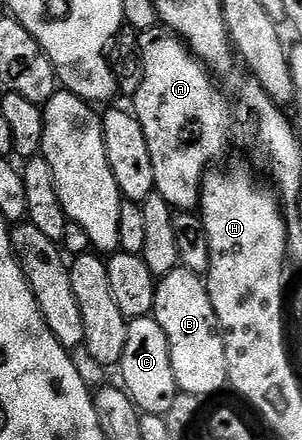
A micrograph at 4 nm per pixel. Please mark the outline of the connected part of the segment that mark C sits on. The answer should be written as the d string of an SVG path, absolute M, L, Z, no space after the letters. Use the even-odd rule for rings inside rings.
M155 317L134 318L129 321L126 349L122 352L118 373L122 388L132 397L132 403L141 414L163 416L170 412L178 391L174 368L170 364L170 344L166 340L166 332L157 324Z

